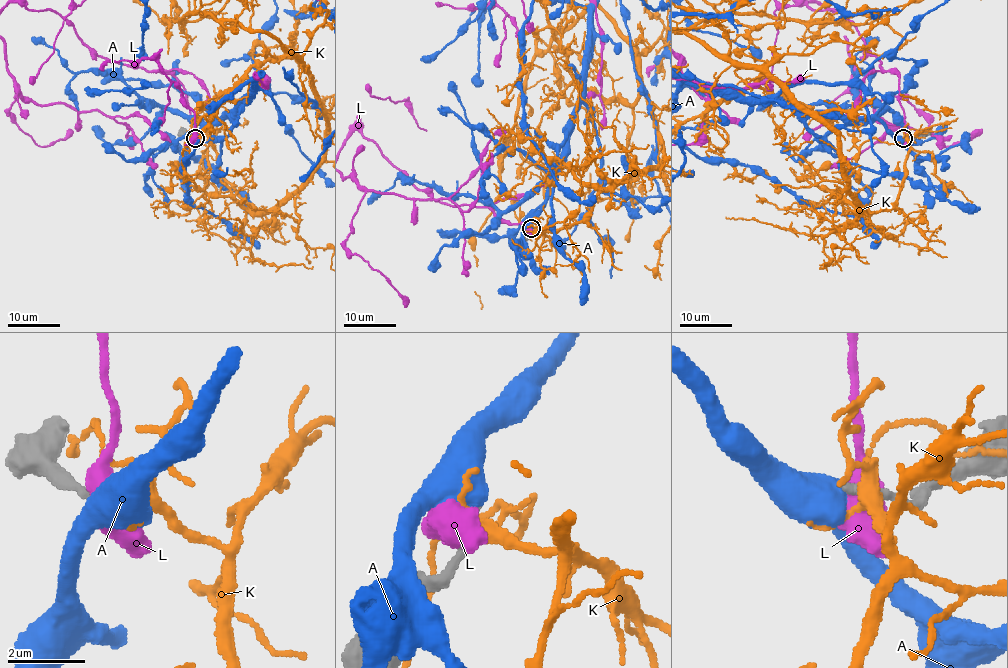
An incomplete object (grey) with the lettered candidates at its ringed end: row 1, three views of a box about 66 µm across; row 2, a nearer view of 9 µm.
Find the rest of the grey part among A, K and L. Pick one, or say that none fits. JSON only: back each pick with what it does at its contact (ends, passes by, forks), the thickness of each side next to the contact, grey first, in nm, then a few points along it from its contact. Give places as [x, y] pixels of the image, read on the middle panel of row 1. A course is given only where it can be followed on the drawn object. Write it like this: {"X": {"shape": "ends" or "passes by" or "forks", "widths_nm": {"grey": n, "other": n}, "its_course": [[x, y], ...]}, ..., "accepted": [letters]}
{"accepted": []}

